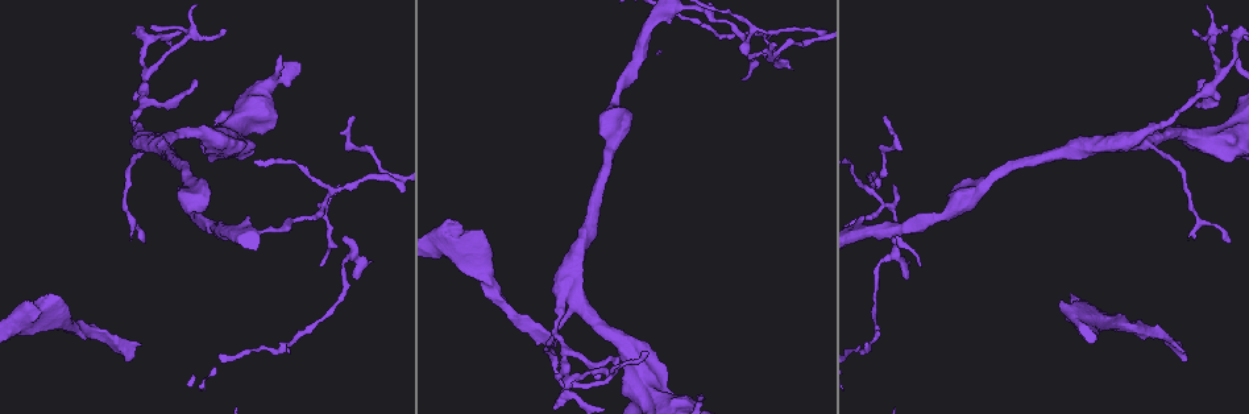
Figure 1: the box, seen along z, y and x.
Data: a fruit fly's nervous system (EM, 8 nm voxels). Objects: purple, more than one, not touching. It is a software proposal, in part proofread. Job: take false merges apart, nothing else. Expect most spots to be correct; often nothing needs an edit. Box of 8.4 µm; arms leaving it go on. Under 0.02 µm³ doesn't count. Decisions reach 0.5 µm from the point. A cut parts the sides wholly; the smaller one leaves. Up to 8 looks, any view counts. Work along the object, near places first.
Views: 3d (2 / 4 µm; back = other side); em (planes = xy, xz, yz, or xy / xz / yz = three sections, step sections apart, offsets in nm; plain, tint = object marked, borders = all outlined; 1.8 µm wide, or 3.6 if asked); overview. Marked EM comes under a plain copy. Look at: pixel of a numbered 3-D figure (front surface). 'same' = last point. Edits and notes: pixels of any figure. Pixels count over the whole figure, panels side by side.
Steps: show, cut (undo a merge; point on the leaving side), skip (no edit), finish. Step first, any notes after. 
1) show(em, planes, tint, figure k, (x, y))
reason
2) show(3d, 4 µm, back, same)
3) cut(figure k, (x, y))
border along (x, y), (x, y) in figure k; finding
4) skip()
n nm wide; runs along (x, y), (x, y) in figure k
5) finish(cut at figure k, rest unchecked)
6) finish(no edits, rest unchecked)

show(em, planes, tint, figure 1, (569, 380))
branch point

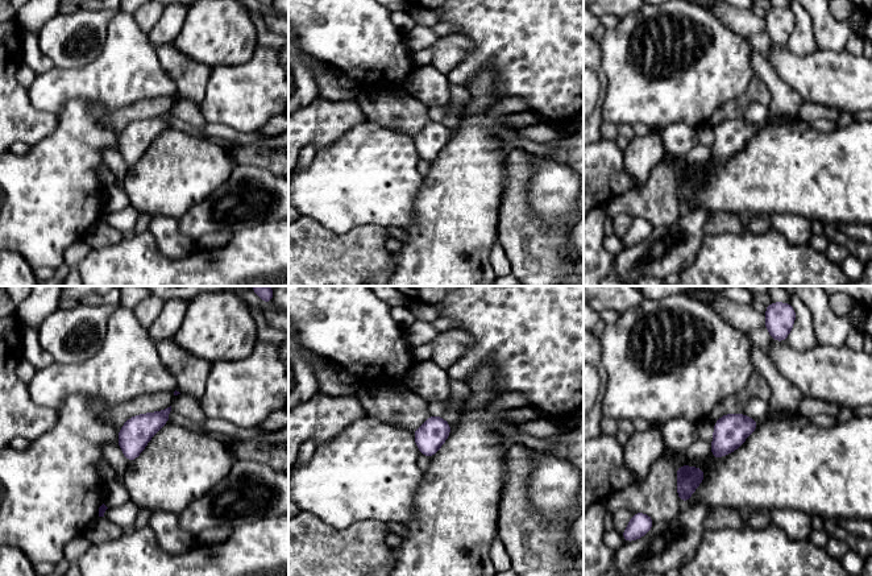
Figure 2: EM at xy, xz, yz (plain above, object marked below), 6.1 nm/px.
skip()
one neuron here

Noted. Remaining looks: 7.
show(em, planes, tint, figure 1, (1128, 140))
four arms meet

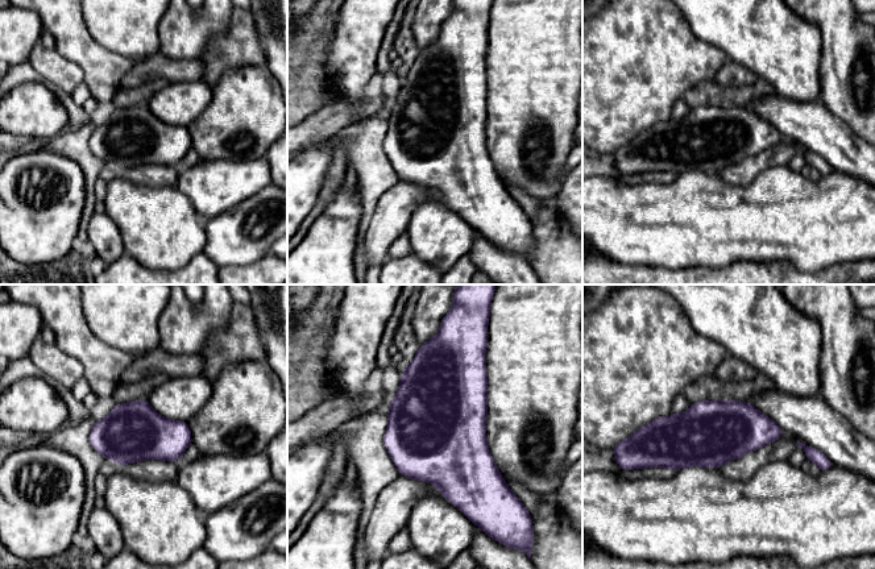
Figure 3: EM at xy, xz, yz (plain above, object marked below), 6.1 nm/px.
skip()
one neuron here

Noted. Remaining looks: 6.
show(em, xy, step 8, borders, figure 1, (1082, 313))
calibre changes

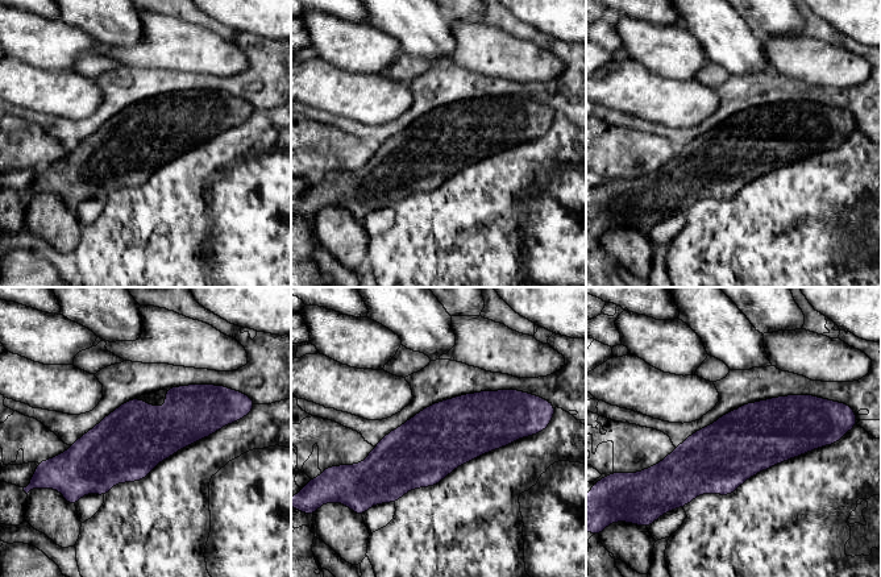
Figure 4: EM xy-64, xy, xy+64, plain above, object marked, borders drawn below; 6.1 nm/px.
skip()
one neuron here

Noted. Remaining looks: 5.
finish(no edits, rest unchecked)

